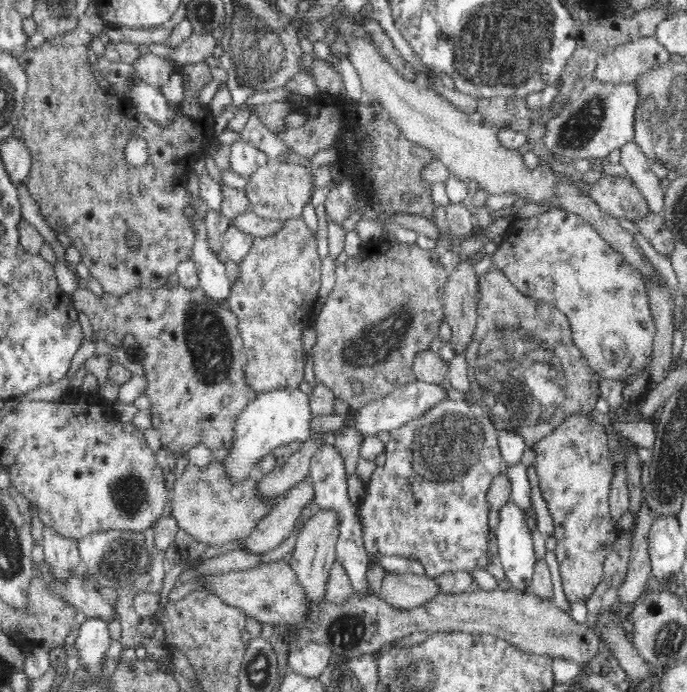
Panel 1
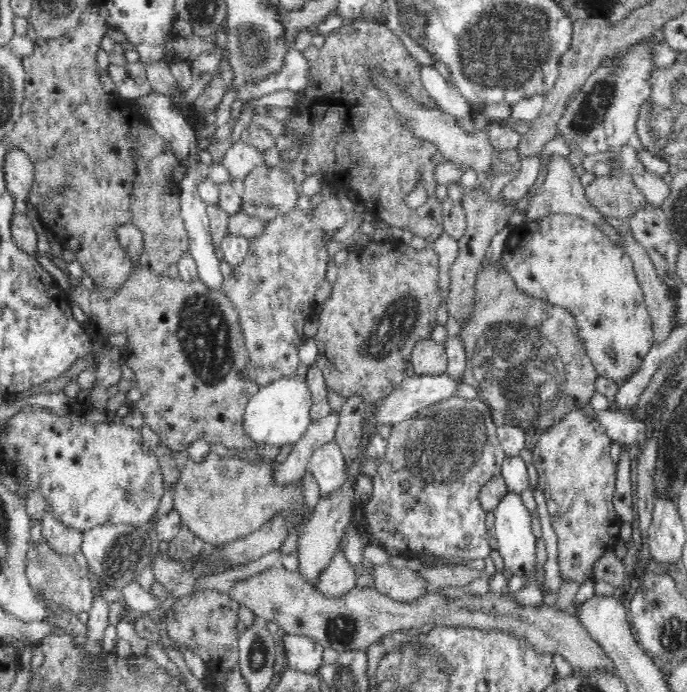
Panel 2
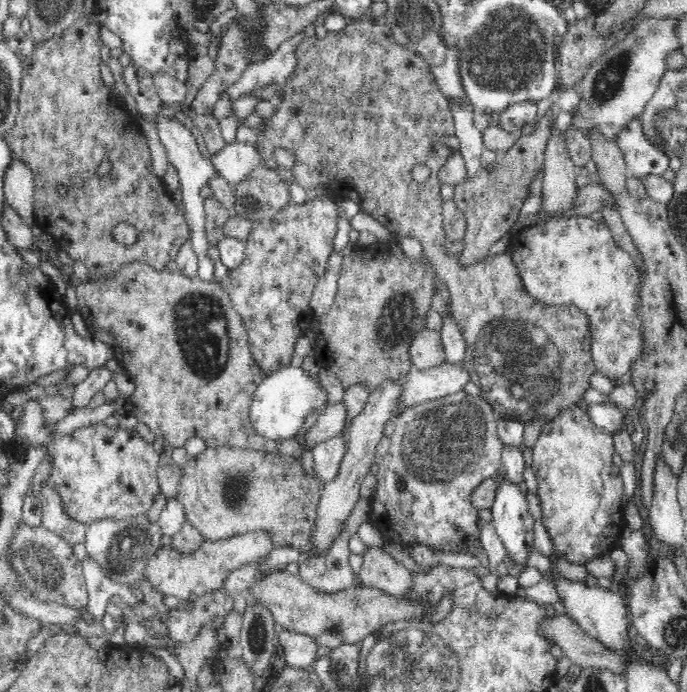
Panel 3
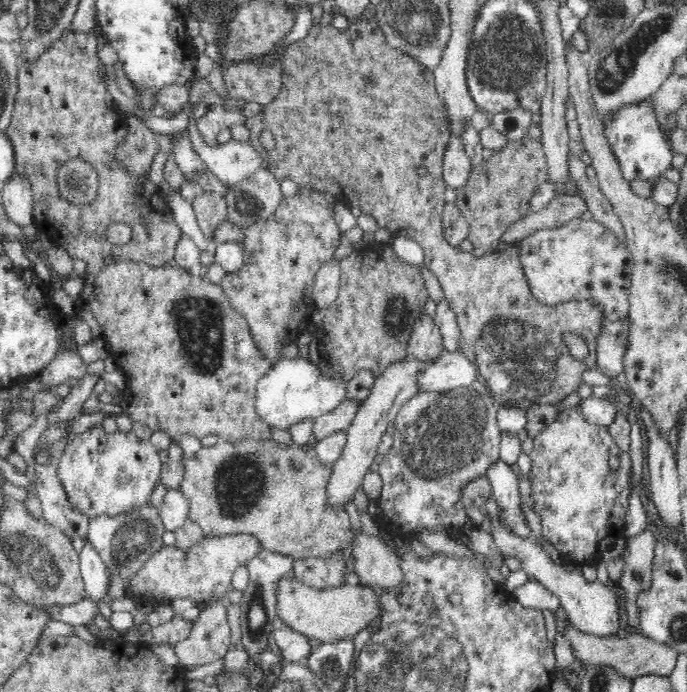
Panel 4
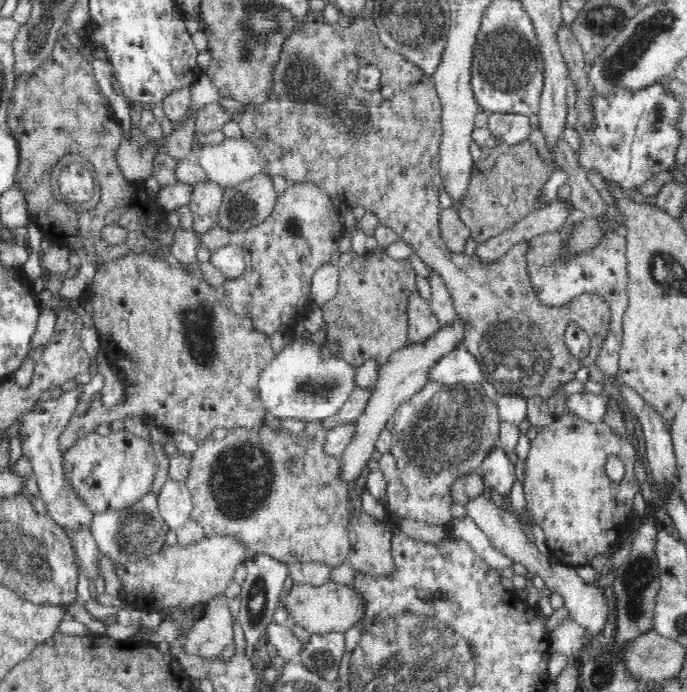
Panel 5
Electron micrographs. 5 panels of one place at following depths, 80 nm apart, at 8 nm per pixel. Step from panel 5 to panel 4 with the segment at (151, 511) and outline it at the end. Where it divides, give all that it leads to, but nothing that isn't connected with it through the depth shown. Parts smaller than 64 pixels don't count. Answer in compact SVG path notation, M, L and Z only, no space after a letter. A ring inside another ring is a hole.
M149 500L141 507L134 507L125 513L112 516L100 515L89 519L86 538L92 541L102 561L106 563L109 576L128 580L143 562L163 547L162 534L165 528L160 513Z

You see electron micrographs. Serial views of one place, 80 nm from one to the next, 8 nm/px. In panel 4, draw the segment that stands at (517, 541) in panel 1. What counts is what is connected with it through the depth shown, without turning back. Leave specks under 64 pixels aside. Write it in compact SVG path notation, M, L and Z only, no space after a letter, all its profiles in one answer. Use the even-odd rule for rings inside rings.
M498 456L492 466L486 470L486 478L491 484L492 500L496 501L504 521L522 537L533 536L520 507L522 502L520 501L519 482L512 466Z

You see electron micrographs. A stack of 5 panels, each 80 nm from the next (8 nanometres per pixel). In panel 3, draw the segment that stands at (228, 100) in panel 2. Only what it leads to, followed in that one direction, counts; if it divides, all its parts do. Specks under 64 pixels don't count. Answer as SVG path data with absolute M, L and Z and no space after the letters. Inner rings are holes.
M304 28L282 42L275 51L259 61L250 63L250 66L241 74L239 80L226 90L231 101L242 96L248 96L254 89L259 89L268 82L276 81L283 86L285 78L293 72L296 64L294 51L306 38Z

